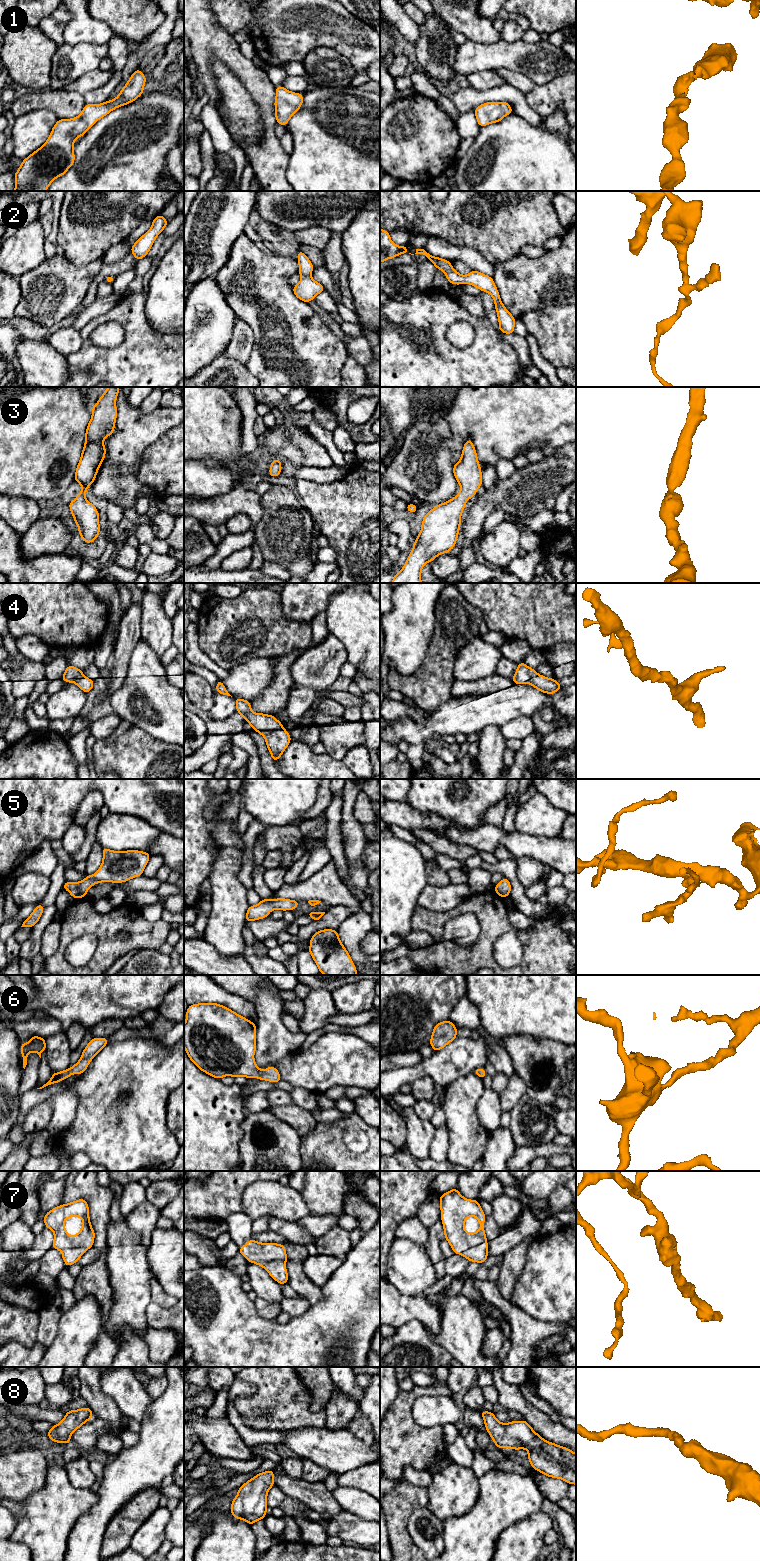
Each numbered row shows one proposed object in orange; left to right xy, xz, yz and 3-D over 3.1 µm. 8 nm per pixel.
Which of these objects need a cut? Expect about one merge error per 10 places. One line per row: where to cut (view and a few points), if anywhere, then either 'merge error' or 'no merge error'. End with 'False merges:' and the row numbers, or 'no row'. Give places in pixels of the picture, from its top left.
1: cut none; no merge error
2: cut none; no merge error
3: cut none; no merge error
4: cut none; no merge error
5: cut none; no merge error
6: cut none; no merge error
7: cut none; no merge error
8: cut none; no merge error
False merges: no row

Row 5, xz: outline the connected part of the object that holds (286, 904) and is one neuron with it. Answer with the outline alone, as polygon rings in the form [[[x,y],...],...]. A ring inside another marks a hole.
[[[270,897],[262,899],[257,905],[249,906],[246,913],[246,922],[259,920],[269,916],[272,910],[280,909],[282,911],[294,910],[297,908],[299,901],[284,898],[271,900]]]

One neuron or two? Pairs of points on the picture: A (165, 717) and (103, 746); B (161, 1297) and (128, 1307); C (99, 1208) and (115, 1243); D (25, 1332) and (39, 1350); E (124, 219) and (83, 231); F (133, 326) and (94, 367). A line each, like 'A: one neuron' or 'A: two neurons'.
A: two neurons
B: two neurons
C: two neurons
D: two neurons
E: one neuron
F: one neuron

